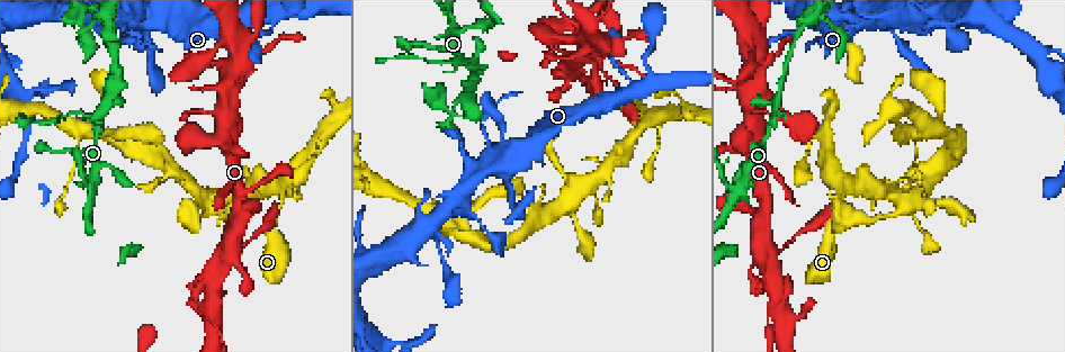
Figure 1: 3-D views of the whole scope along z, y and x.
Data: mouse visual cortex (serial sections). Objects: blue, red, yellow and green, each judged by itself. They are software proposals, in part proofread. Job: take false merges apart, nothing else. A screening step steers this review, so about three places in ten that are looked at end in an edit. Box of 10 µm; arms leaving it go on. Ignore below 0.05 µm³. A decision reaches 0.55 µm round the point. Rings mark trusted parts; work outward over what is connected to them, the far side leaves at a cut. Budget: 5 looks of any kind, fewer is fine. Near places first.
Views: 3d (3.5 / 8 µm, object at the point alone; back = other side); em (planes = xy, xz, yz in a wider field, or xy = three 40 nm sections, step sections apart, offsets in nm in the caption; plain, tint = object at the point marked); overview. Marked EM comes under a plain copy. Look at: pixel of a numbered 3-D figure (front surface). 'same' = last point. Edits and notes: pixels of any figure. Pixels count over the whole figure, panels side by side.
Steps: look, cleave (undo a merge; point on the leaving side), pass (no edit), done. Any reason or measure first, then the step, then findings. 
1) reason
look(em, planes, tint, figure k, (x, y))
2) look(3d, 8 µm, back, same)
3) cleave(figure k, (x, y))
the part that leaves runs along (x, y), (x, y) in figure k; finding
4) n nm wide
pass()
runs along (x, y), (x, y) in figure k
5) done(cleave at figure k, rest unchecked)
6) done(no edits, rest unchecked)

thin neck
look(3d, 8 µm, back, figure 1, (99, 114))

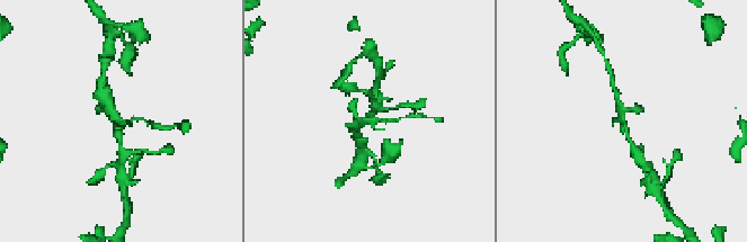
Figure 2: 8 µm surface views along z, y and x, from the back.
need the tissue
look(em, xy, step 1, tint, same)

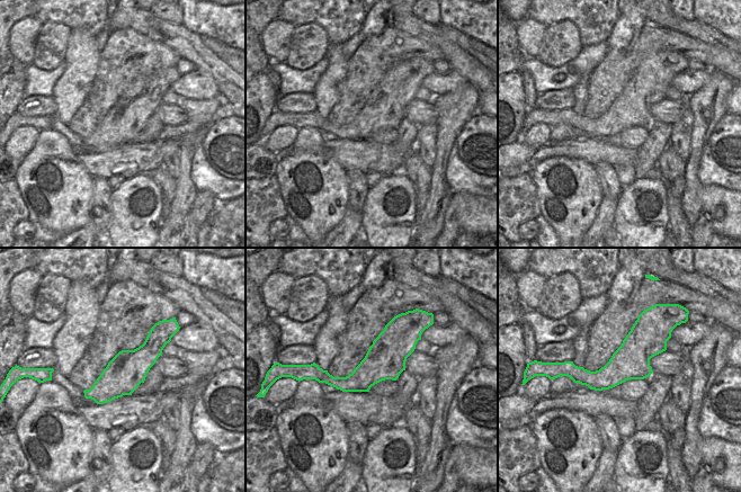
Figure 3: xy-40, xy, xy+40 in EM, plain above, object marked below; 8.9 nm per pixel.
pass()
runs along (634, 150), (620, 117), (615, 92) in figure 2; all the same cell

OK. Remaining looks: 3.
look(3d, 8 µm, back, figure 1, (450, 21))

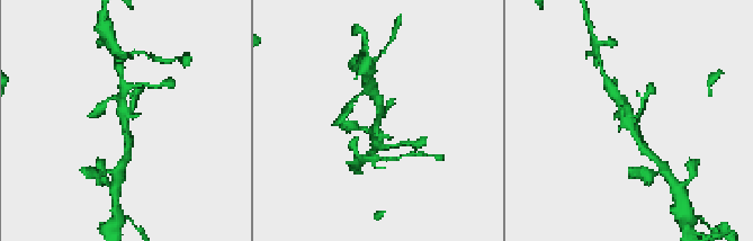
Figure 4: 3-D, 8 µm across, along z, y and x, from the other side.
closer look
look(3d, 3.5 µm, same)

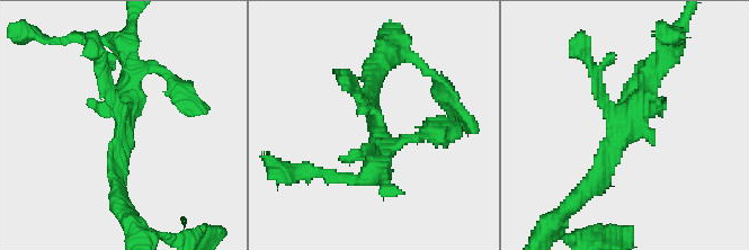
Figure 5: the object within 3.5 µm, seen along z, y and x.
look(em, xy, step 3, tint, figure 5, (377, 127))

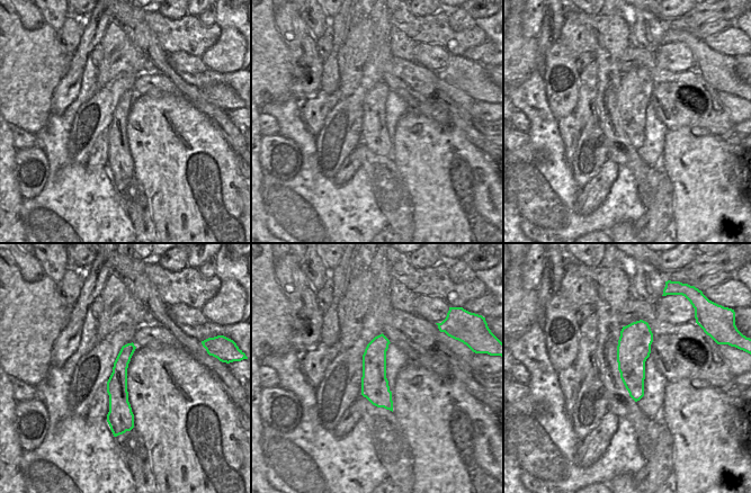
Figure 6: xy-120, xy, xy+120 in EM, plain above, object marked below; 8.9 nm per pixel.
pass()
runs along (131, 346), (119, 368), (118, 427) in figure 6; one cell here

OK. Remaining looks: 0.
done(no edits, rest unchecked)

